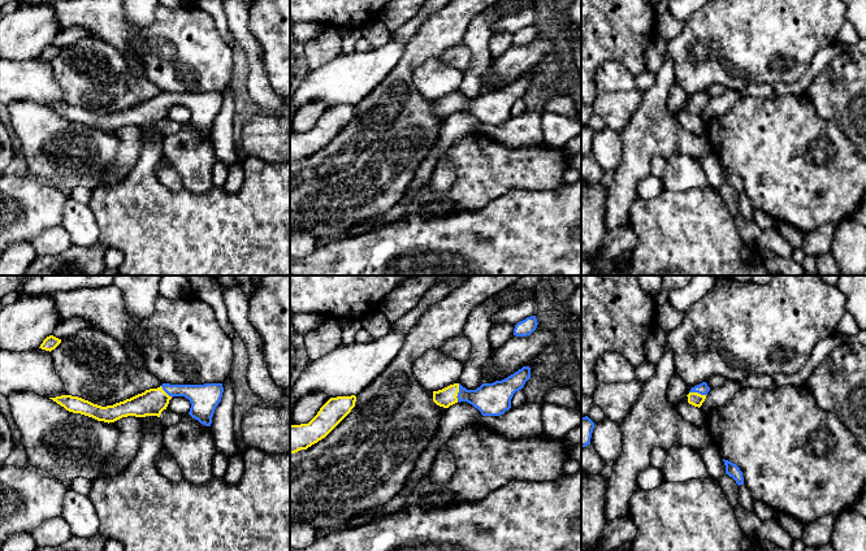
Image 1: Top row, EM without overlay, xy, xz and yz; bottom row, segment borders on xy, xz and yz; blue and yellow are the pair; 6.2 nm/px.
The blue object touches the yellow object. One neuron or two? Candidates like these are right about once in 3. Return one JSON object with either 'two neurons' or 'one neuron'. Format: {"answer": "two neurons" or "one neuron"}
{"answer": "one neuron"}

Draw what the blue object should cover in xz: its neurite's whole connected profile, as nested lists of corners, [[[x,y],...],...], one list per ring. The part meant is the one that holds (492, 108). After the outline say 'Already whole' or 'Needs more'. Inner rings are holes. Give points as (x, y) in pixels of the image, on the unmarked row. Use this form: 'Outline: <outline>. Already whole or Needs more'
Outline: [[[523,75],[502,90],[482,92],[476,99],[467,99],[460,92],[433,100],[433,110],[443,117],[467,110],[477,117],[482,125],[501,125],[511,117],[514,103],[521,99],[531,87],[531,77]]]. Needs more

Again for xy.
Outline: [[[163,92],[157,97],[146,99],[130,108],[113,114],[101,116],[78,105],[61,104],[49,107],[66,120],[92,126],[98,130],[114,131],[122,126],[157,125],[166,118],[173,105],[185,105],[190,109],[189,123],[205,135],[211,135],[216,116],[224,101],[222,92],[170,94]]]. Needs more

